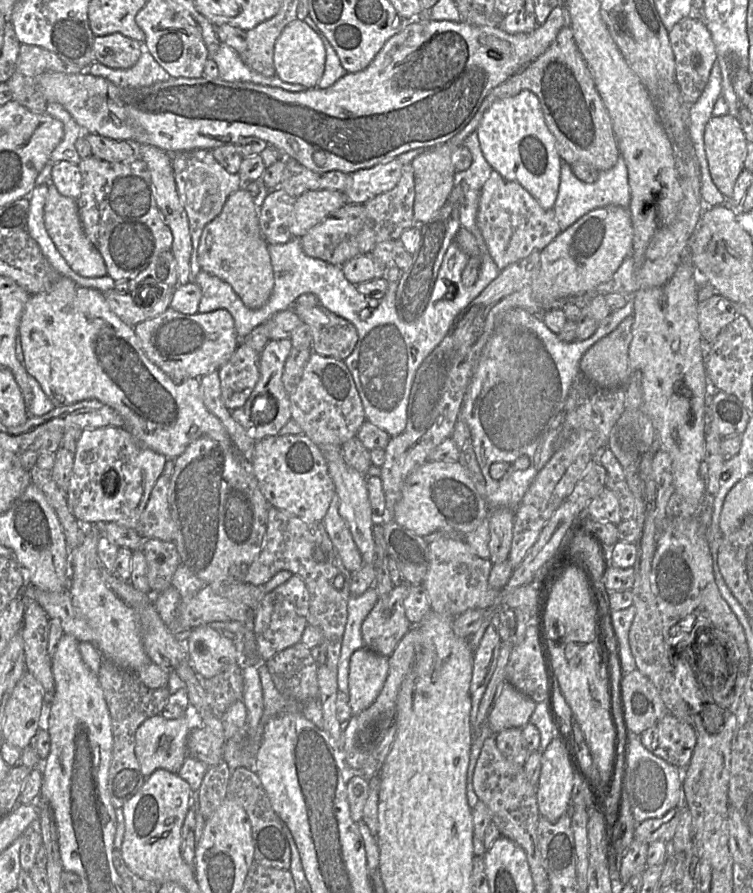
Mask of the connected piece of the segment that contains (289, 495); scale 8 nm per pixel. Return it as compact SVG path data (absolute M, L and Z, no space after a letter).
M276 435L256 441L250 468L271 507L306 522L323 522L336 491L321 447L309 437Z

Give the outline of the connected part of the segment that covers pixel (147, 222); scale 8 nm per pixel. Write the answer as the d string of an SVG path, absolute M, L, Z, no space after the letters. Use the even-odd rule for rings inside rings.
M93 155L82 158L78 166L82 176L82 190L76 201L83 230L102 255L107 275L115 282L130 280L172 246L172 233L156 204L155 189L148 167L140 157L127 162L108 162Z

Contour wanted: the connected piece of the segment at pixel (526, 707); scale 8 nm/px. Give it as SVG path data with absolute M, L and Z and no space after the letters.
M505 681L487 718L492 733L497 734L508 728L523 728L530 722L536 704Z

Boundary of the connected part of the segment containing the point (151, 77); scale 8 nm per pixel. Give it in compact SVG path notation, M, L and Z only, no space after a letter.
M145 49L137 63L131 68L116 69L93 62L87 68L87 72L93 76L105 78L117 86L130 88L146 87L171 78Z

